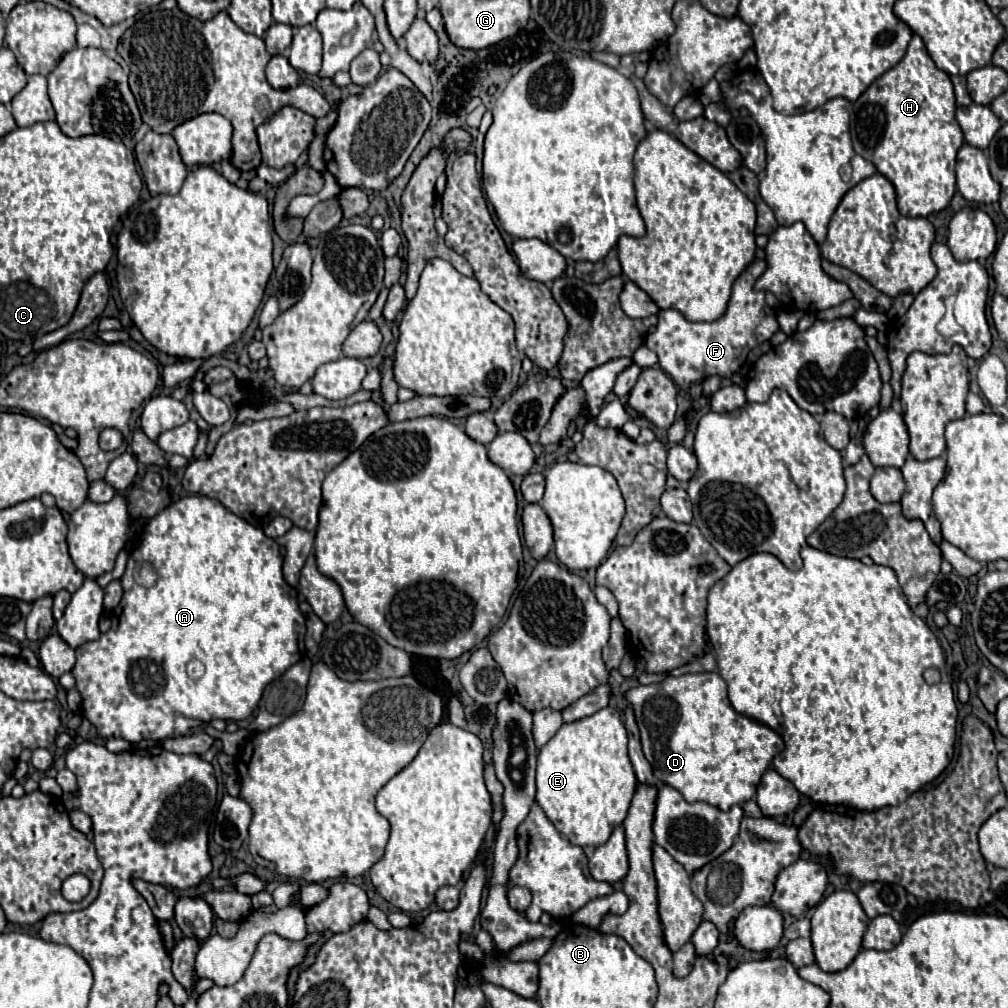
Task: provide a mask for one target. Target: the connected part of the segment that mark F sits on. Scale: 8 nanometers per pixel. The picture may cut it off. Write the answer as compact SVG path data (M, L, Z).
M755 260L733 284L733 294L727 312L715 322L687 322L677 310L661 310L655 332L647 336L647 348L659 356L659 366L675 380L681 390L701 384L709 376L729 378L741 368L749 350L771 340L779 332L775 312L765 302L765 292L755 290L755 280L765 272L767 262Z

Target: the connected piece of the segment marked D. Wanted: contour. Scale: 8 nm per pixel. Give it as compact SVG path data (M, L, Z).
M717 672L683 674L679 678L667 676L659 684L631 688L627 698L635 710L643 752L653 766L655 778L677 788L687 802L707 802L723 812L735 804L745 804L755 796L757 784L765 770L771 766L775 754L783 752L785 748L781 736L775 734L769 726L739 714L731 706L727 698L727 684Z

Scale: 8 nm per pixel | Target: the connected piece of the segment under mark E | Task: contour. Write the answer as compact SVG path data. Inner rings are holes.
M607 706L579 722L563 724L539 750L537 804L575 846L601 846L623 824L637 778L627 754L627 730L617 710Z

